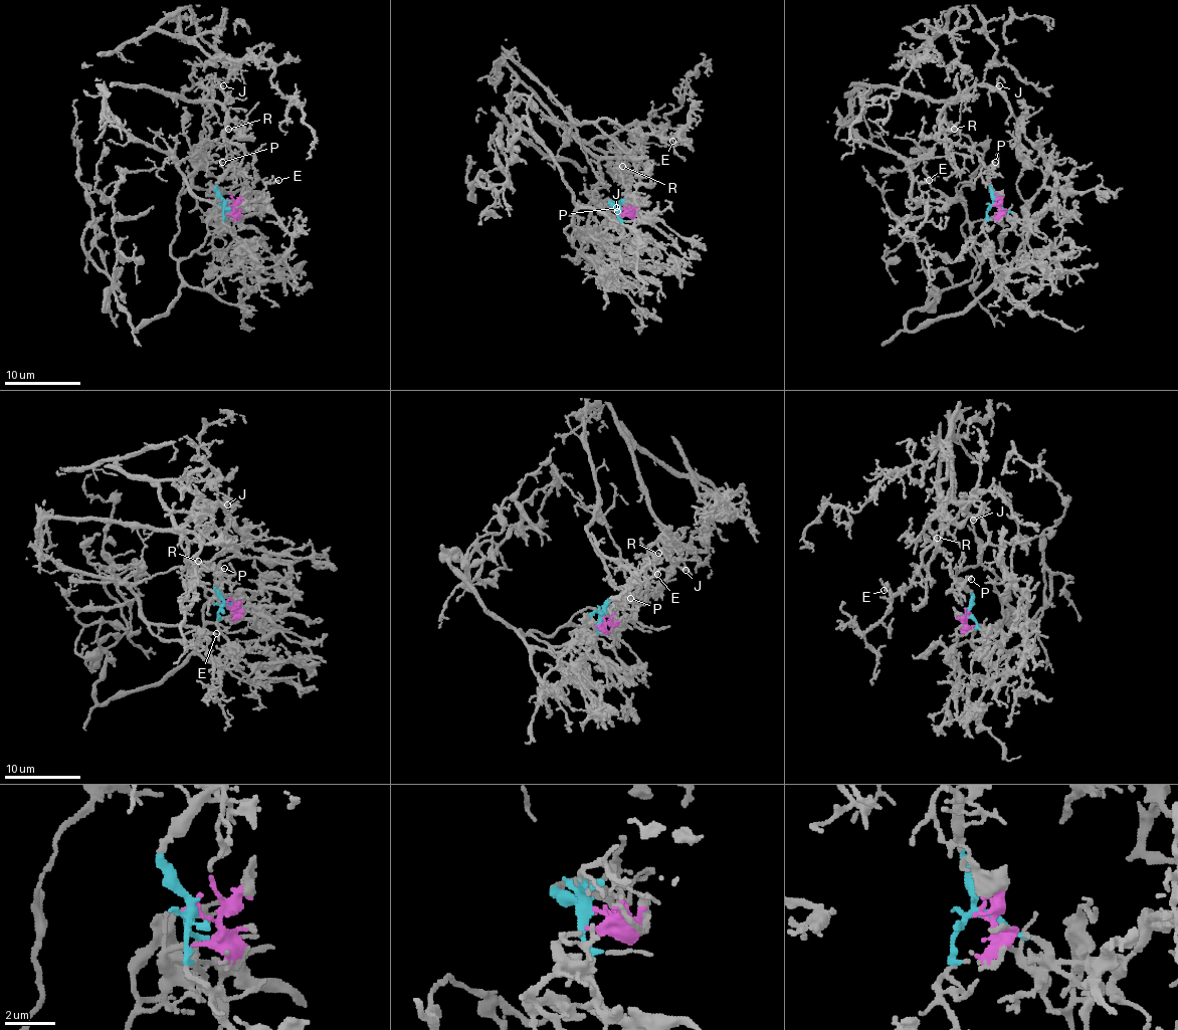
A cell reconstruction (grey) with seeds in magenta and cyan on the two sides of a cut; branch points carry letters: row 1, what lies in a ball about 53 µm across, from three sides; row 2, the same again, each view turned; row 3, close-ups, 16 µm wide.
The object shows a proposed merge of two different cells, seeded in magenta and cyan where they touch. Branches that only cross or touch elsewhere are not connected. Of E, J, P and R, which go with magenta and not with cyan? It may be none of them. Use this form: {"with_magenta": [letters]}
{"with_magenta": []}

